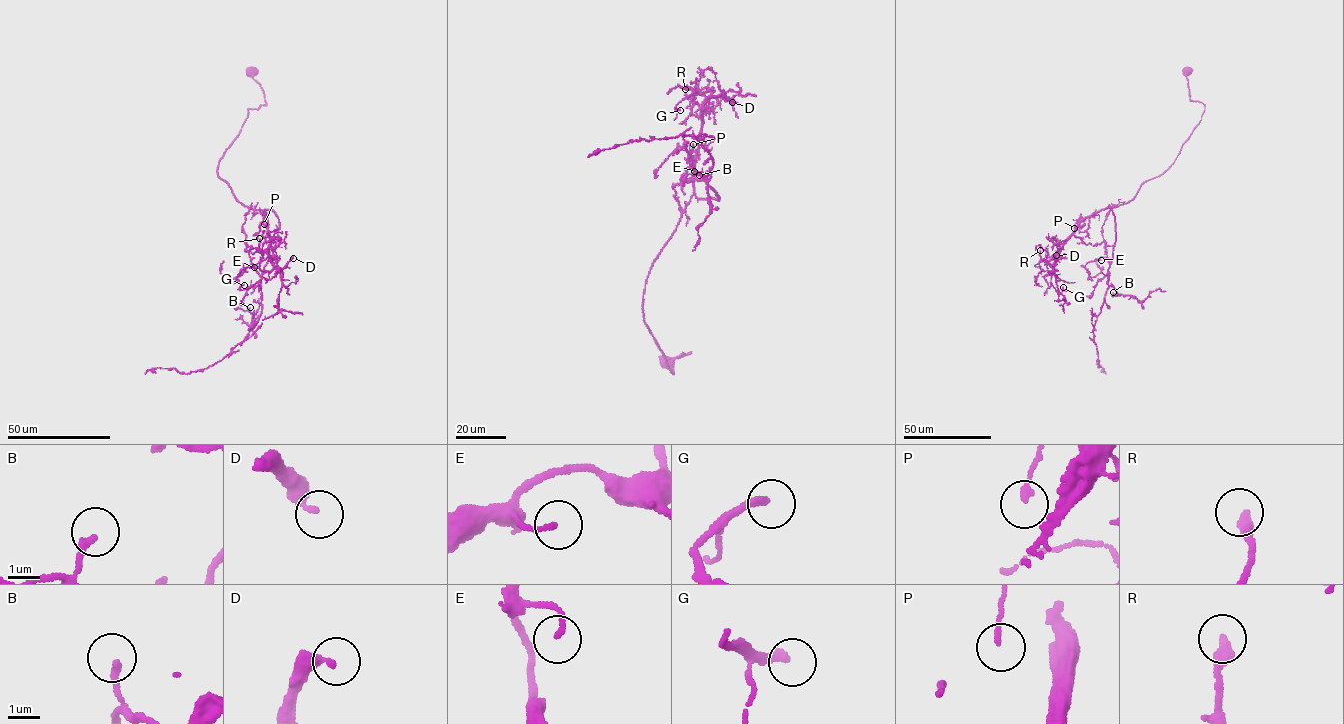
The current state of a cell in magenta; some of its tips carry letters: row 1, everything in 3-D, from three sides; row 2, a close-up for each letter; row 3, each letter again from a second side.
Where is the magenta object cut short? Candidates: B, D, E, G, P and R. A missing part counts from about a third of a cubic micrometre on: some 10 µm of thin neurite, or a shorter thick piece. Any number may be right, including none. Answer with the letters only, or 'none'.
none

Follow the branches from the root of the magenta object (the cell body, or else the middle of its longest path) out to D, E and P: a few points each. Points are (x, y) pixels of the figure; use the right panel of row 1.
D: (1187, 72), (1189, 99), (1204, 112), (1174, 163), (1131, 200), (1086, 217), (1054, 269), (1056, 255)
E: (1187, 72), (1189, 99), (1204, 106), (1201, 119), (1174, 163), (1112, 207), (1102, 226), (1101, 260)
P: (1187, 72), (1189, 99), (1201, 102), (1204, 112), (1174, 163), (1144, 182), (1131, 200), (1093, 212), (1074, 228)

